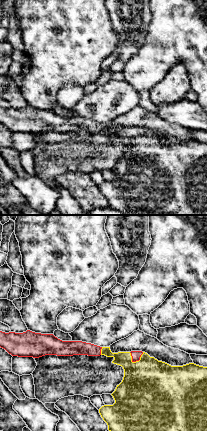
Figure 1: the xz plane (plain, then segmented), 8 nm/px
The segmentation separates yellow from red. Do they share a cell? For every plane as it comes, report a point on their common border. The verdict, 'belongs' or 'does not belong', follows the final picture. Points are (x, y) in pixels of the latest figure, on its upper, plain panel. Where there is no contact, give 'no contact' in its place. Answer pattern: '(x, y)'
(139, 136)

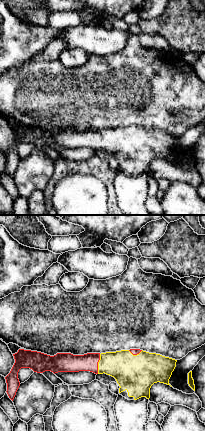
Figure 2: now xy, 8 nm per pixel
(98, 140)

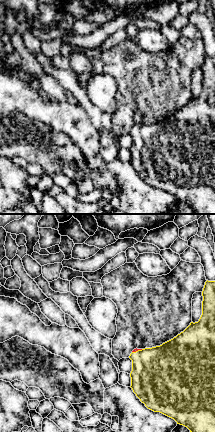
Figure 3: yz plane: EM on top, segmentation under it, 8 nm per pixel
(138, 126)

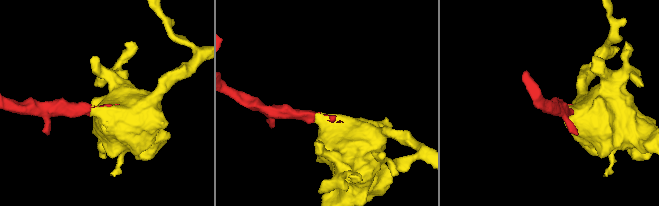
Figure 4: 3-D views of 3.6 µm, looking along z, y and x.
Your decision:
belongs

